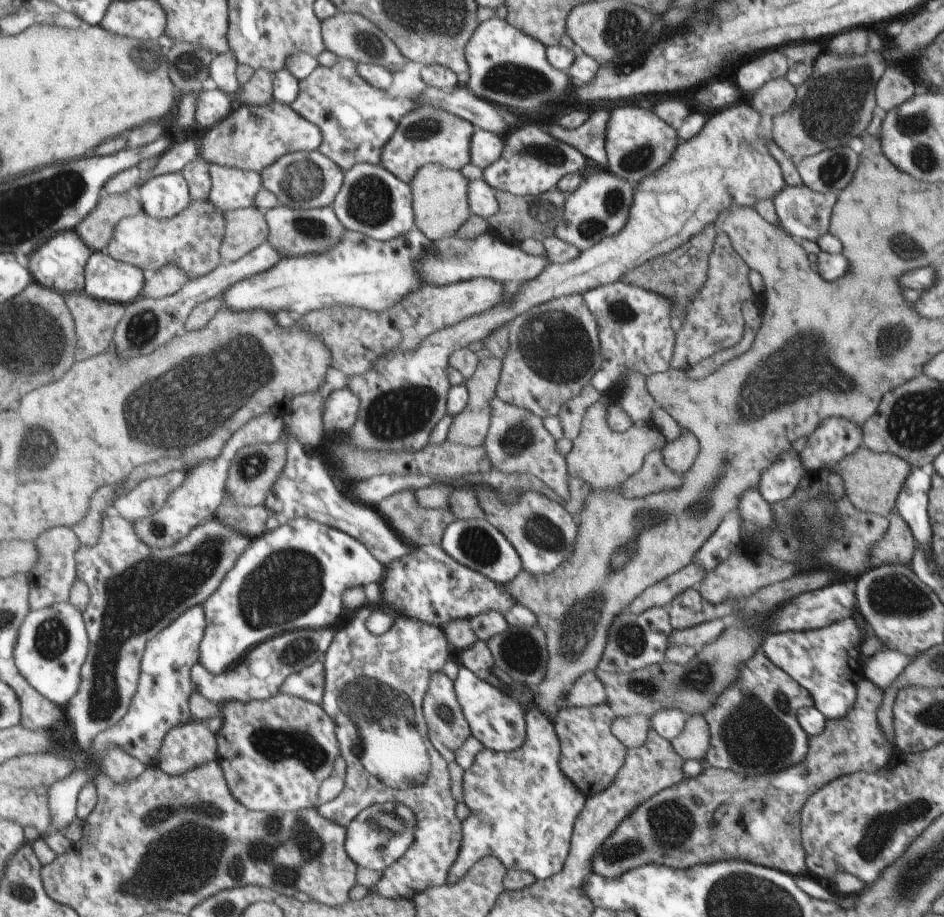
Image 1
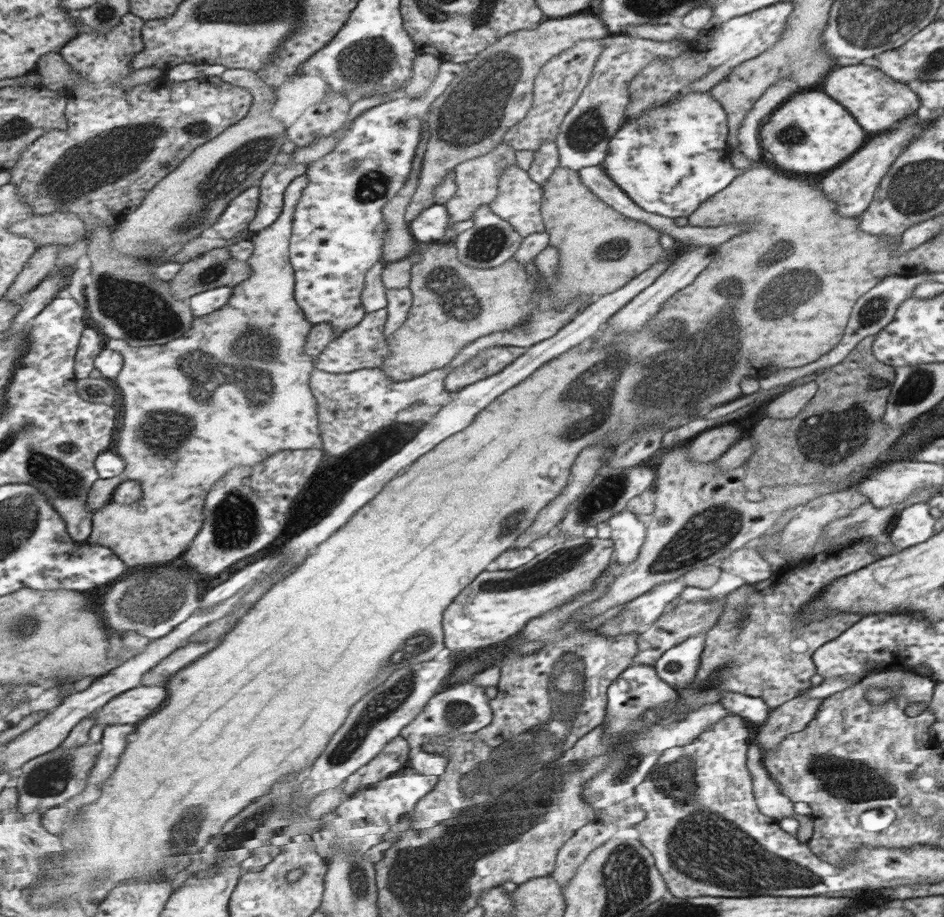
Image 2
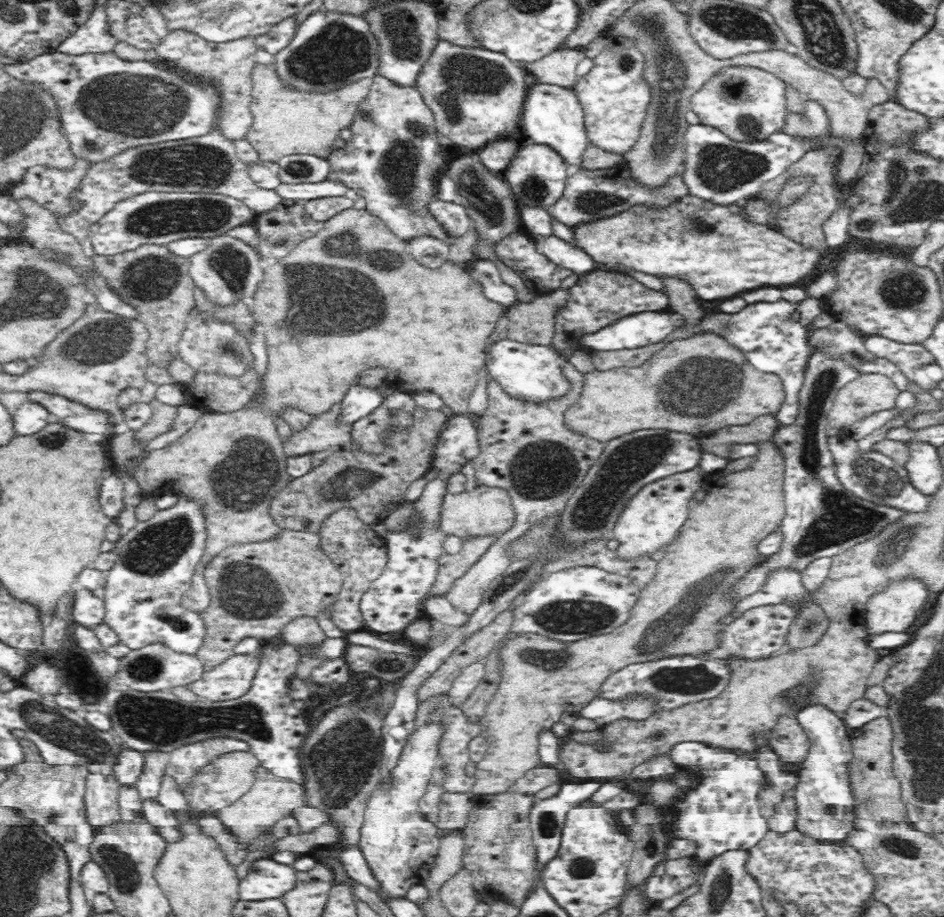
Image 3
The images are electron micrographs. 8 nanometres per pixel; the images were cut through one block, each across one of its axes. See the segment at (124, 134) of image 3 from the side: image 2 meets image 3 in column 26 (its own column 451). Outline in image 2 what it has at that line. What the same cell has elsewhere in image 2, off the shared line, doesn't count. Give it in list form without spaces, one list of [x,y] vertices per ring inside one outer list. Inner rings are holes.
[[[441,62],[427,92],[415,100],[403,94],[397,100],[369,108],[345,126],[347,134],[341,136],[341,142],[329,156],[309,164],[307,174],[311,184],[295,210],[291,262],[297,276],[299,306],[313,326],[327,322],[343,336],[363,320],[365,308],[361,296],[365,290],[365,274],[381,260],[387,232],[381,208],[409,178],[431,104],[439,96],[447,96],[461,78],[461,72],[461,64]]]

